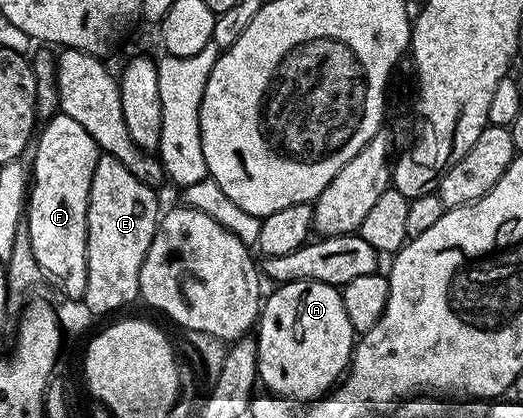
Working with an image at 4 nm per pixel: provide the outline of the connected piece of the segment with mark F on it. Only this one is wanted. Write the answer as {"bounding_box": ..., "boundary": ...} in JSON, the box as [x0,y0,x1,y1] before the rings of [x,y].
{"bounding_box":[25,113,100,301],"boundary":[[[56,113],[42,124],[34,144],[35,168],[29,171],[29,194],[25,208],[25,220],[29,229],[29,238],[33,245],[33,254],[37,265],[43,273],[55,278],[55,283],[76,301],[82,300],[87,280],[87,206],[89,205],[89,189],[93,181],[93,169],[97,169],[100,149],[85,133],[85,128],[77,125],[73,117]]]}

